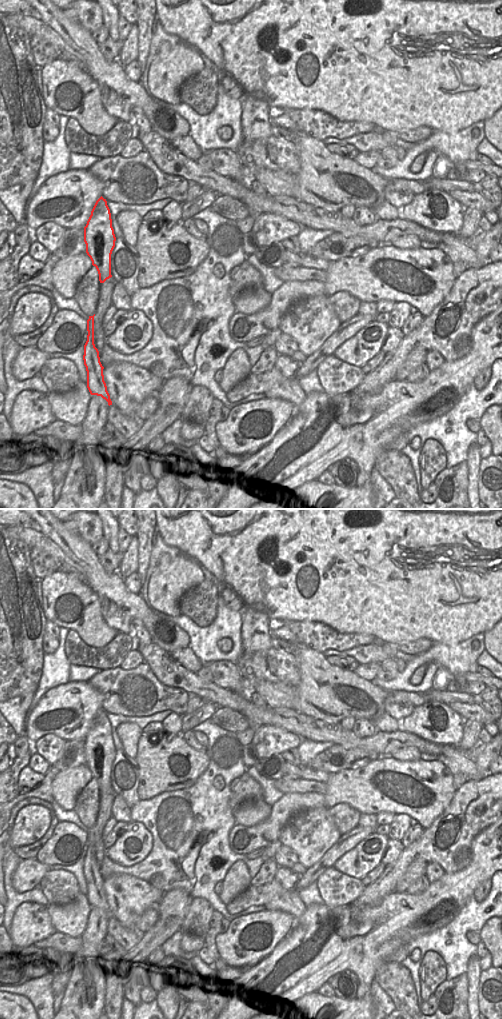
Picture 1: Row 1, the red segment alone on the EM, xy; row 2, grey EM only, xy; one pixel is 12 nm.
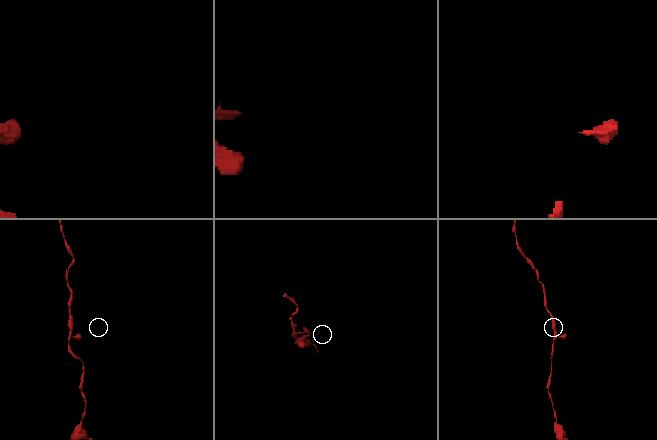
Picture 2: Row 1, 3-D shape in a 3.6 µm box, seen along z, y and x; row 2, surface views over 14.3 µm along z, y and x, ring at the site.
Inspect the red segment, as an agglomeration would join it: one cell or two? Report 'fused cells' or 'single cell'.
single cell

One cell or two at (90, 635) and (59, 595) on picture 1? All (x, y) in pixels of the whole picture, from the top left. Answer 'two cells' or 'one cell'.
one cell

